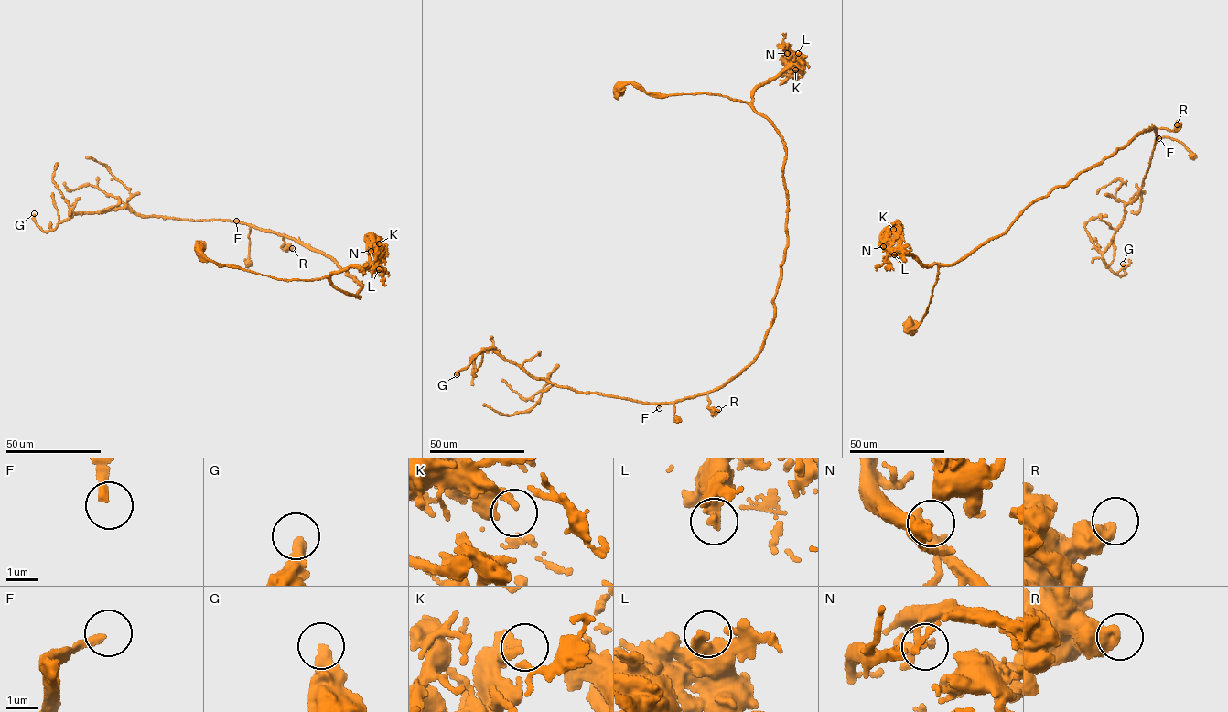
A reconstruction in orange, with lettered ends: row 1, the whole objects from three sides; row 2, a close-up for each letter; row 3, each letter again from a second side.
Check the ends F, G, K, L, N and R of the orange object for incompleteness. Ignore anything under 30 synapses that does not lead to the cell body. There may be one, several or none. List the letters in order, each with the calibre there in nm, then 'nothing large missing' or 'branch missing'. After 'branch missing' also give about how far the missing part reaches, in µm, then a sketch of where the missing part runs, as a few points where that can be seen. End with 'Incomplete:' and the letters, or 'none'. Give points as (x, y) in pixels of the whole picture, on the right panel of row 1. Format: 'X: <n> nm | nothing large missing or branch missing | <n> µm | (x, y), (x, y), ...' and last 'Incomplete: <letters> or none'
F: 240 nm | branch missing | 35 µm | (1158, 138), (1169, 137), (1199, 148), (1203, 155)
G: 400 nm | nothing large missing
K: 280 nm | nothing large missing
L: 300 nm | nothing large missing
N: 160 nm | nothing large missing
R: 550 nm | nothing large missing
Incomplete: F

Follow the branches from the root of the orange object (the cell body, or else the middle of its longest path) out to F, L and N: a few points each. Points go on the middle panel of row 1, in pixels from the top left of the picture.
F: (617, 90), (625, 81), (746, 102), (785, 150), (787, 247), (762, 347), (722, 385), (659, 408)
L: (617, 90), (625, 81), (649, 92), (720, 94), (748, 102), (755, 90), (776, 79), (797, 60), (798, 53)
N: (617, 90), (625, 81), (649, 92), (720, 94), (748, 102), (757, 88), (794, 61), (794, 53), (787, 53)

